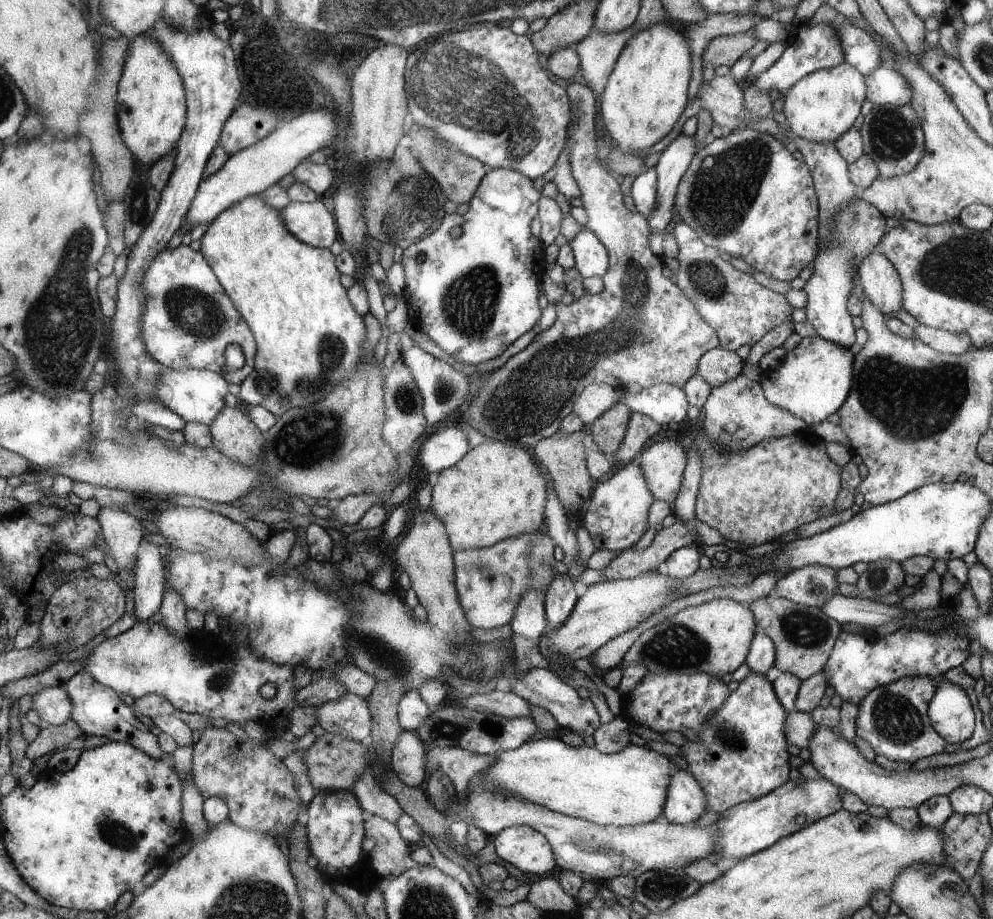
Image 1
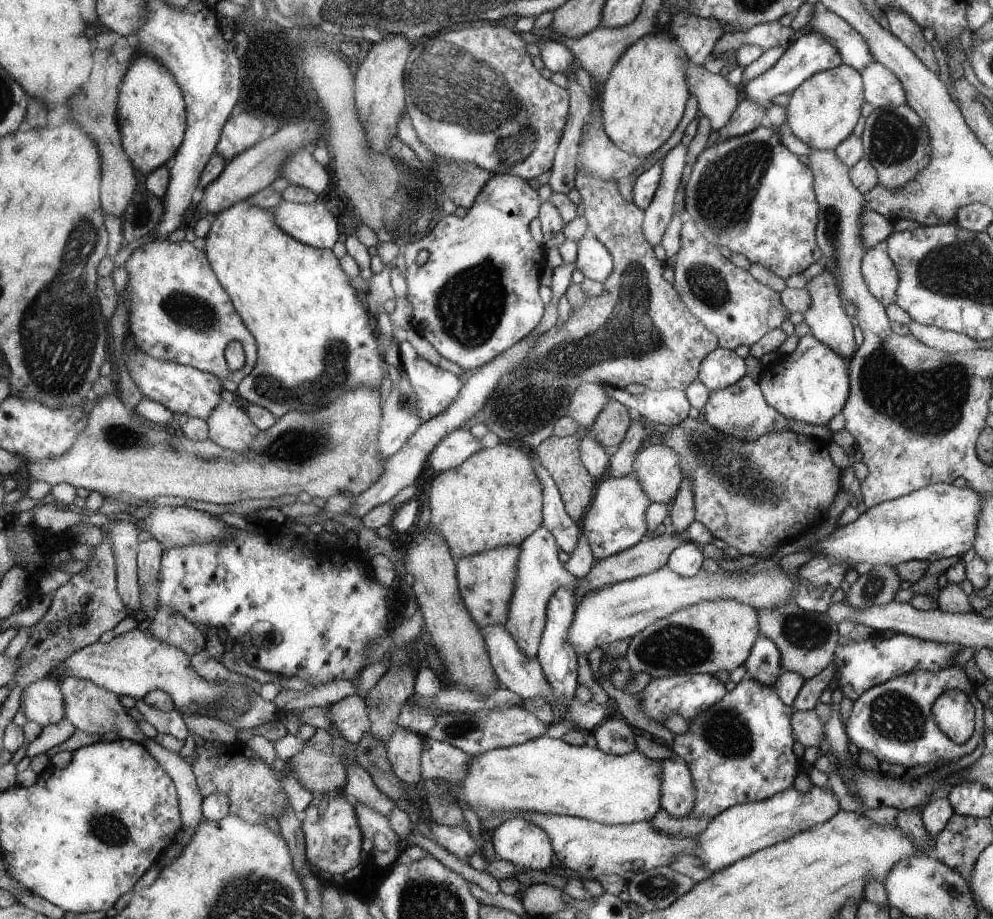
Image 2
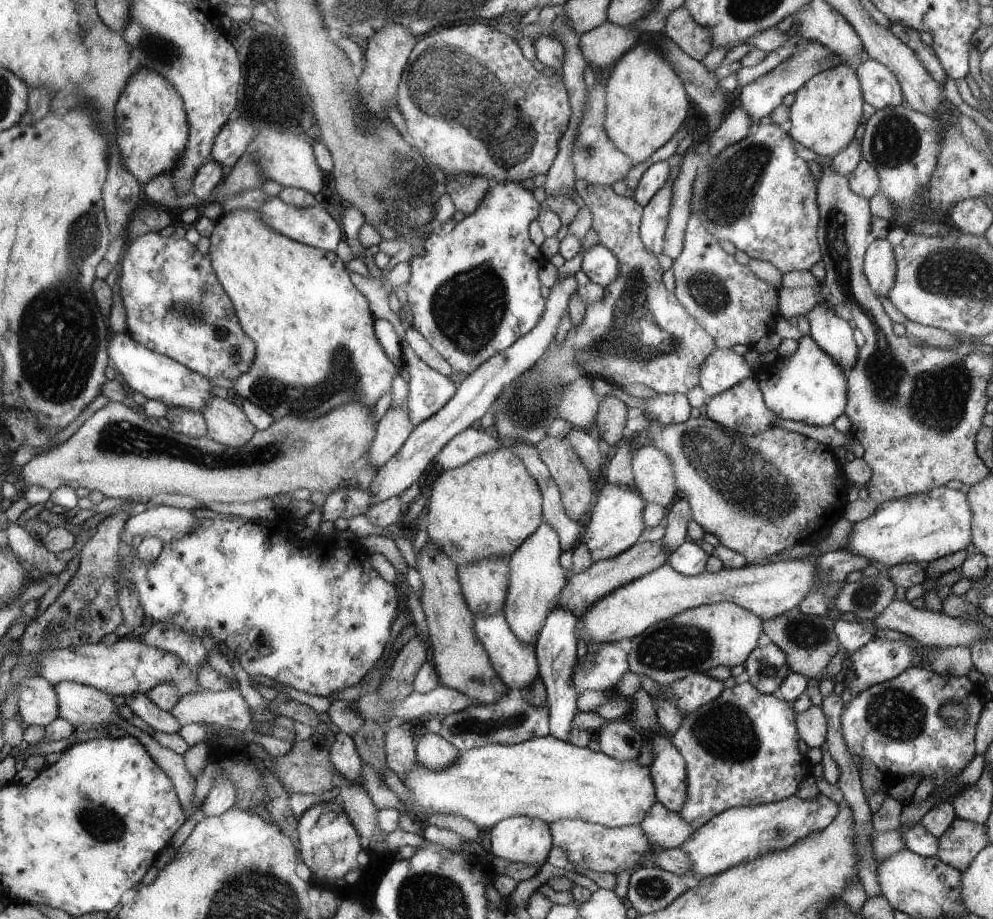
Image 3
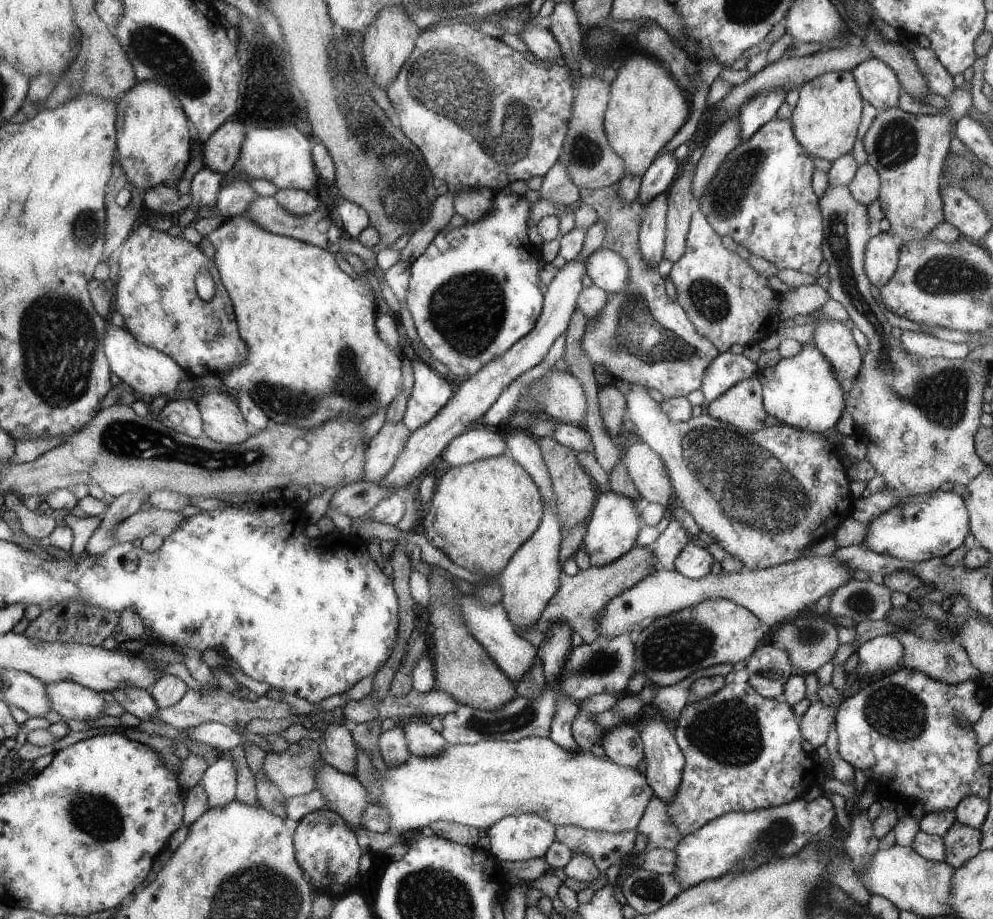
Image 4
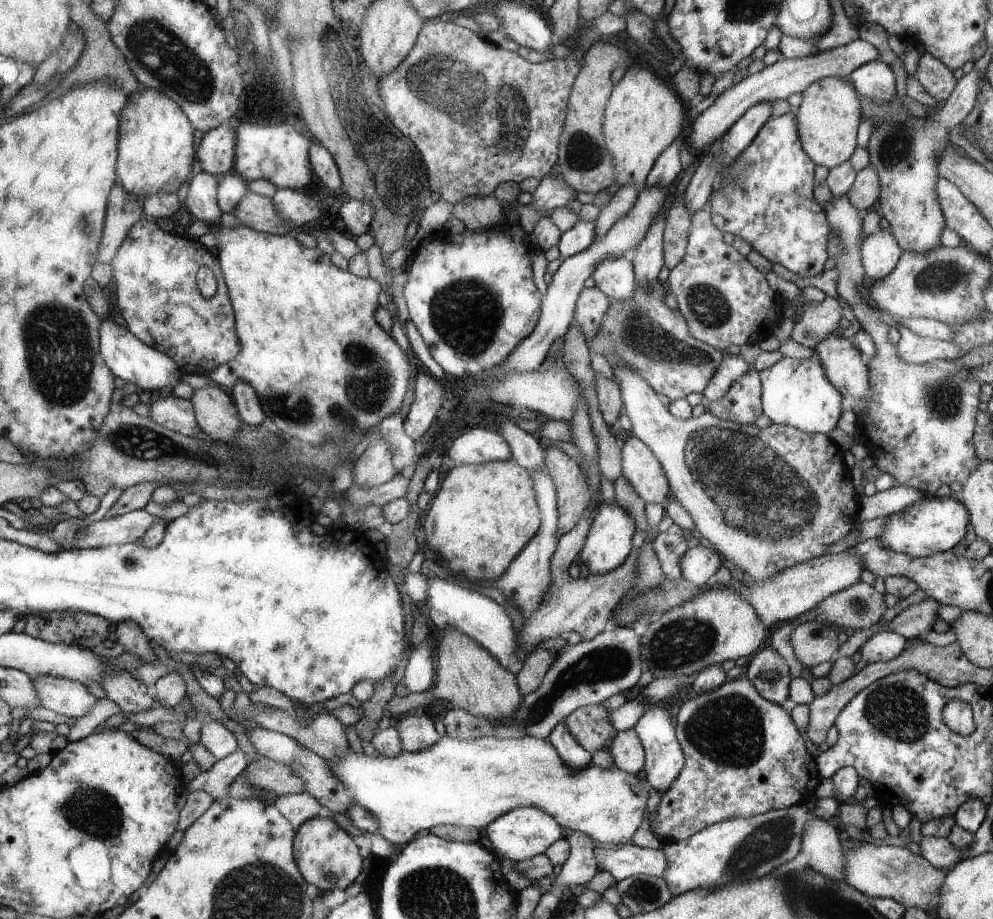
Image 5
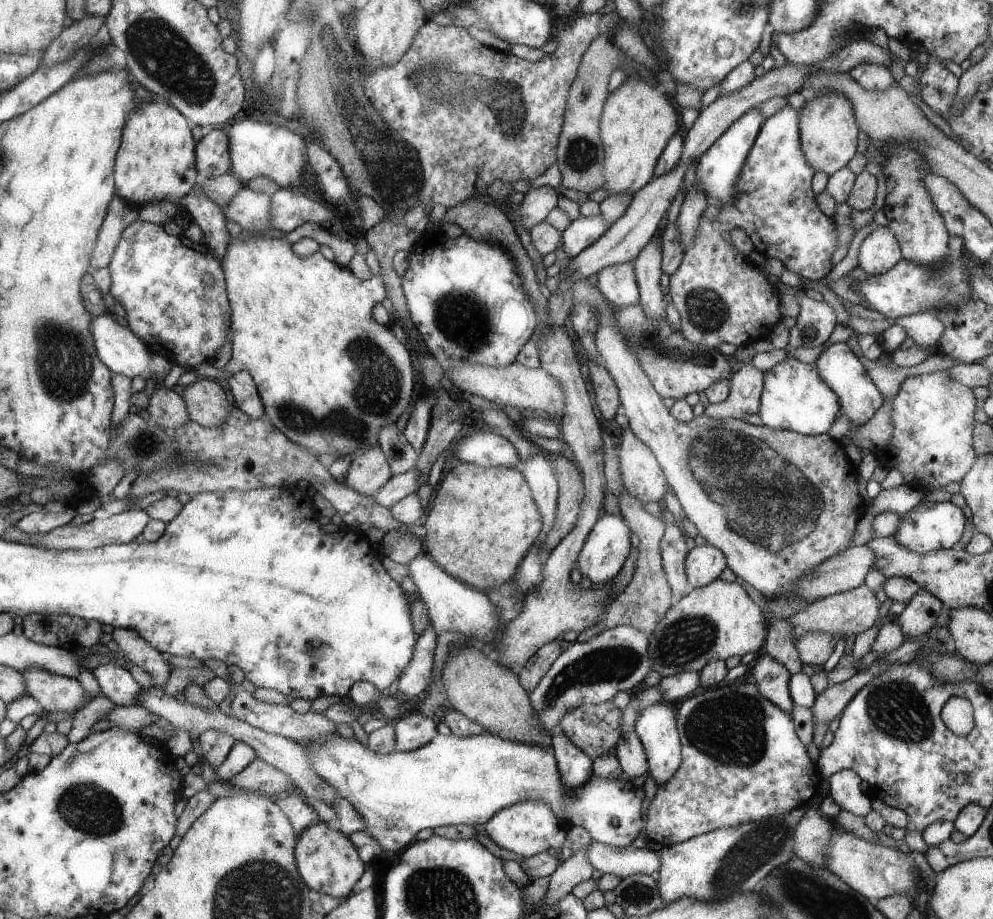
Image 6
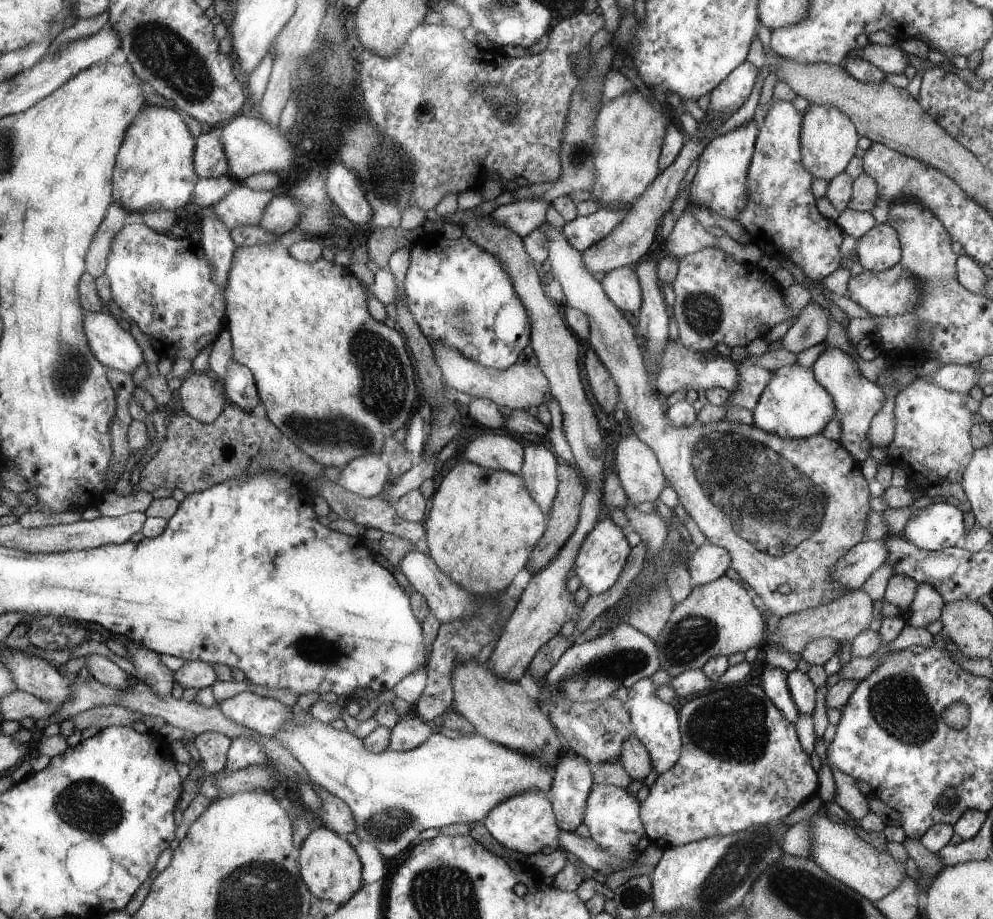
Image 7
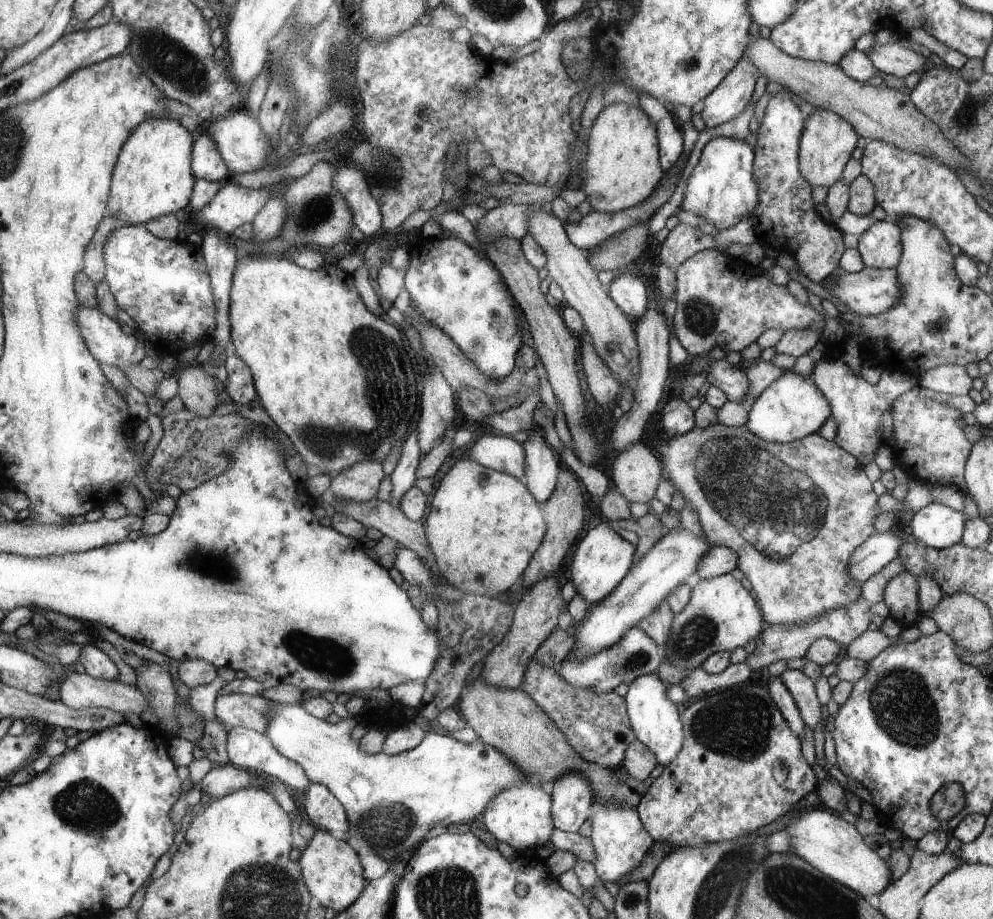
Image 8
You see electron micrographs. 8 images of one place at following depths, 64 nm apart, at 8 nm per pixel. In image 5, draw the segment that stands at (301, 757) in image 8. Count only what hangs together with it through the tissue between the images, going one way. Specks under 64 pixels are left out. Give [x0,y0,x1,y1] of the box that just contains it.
[324,735,650,847]

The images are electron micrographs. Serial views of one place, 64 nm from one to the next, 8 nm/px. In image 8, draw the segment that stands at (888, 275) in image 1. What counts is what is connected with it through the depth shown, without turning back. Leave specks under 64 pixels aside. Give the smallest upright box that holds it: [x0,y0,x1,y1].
[858,220,901,269]

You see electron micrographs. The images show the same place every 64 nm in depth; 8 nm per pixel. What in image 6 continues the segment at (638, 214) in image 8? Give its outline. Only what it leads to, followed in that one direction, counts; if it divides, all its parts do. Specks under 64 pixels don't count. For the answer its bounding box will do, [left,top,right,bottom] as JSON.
[559,214,609,257]

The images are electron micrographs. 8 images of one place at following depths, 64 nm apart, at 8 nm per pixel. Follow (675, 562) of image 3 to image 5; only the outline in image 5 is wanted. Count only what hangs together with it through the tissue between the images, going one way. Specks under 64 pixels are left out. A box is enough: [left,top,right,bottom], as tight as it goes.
[680,545,724,586]

